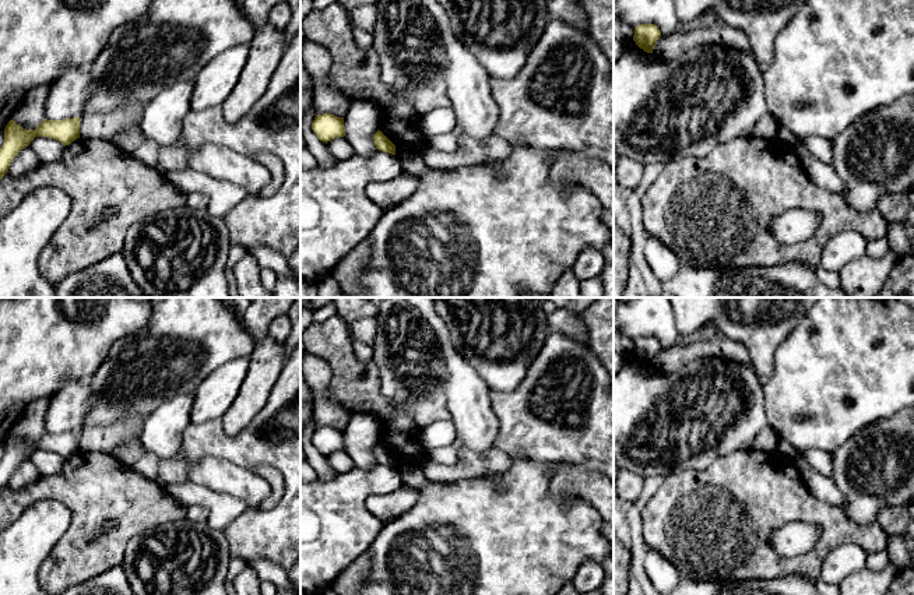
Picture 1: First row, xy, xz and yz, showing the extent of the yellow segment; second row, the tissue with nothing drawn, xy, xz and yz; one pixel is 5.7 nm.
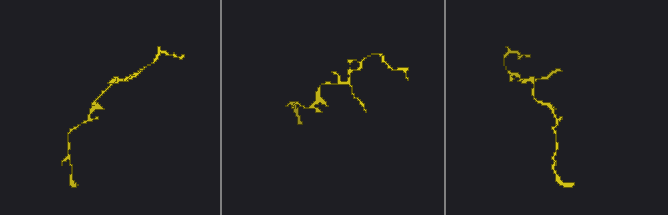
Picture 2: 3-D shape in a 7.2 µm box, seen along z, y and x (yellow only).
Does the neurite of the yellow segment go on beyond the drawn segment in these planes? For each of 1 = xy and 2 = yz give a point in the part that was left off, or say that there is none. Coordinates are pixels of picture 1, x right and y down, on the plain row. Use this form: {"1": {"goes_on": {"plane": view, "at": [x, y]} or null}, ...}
{"1": {"goes_on": null}, "2": {"goes_on": null}}

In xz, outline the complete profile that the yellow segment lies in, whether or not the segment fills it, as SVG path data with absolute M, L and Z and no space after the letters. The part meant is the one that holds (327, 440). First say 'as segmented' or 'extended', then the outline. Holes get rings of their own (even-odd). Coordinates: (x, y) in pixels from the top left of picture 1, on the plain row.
as segmented; M330 426L316 427L312 443L323 455L345 448L344 430L337 430Z

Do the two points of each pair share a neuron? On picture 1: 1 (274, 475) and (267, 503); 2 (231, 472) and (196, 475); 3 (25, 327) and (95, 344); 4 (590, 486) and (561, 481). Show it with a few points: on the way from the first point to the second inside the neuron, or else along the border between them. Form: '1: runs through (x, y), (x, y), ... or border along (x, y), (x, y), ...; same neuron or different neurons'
1: runs through (274, 482), (274, 496); same neuron
2: runs through (222, 474), (204, 474); same neuron
3: runs through (42, 331), (78, 333); same neuron
4: runs through (583, 482), (568, 481); same neuron

